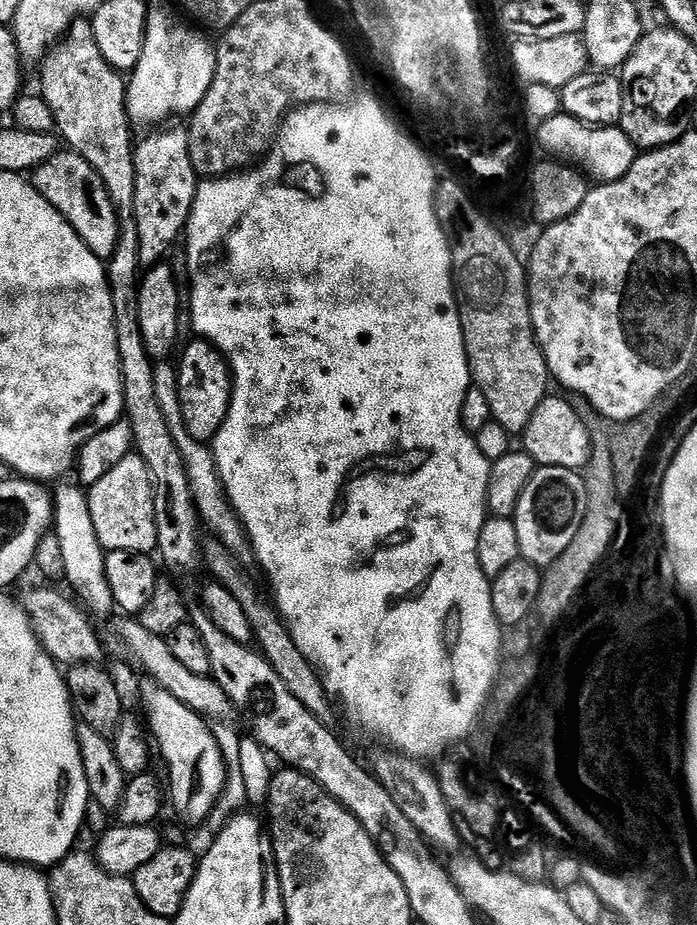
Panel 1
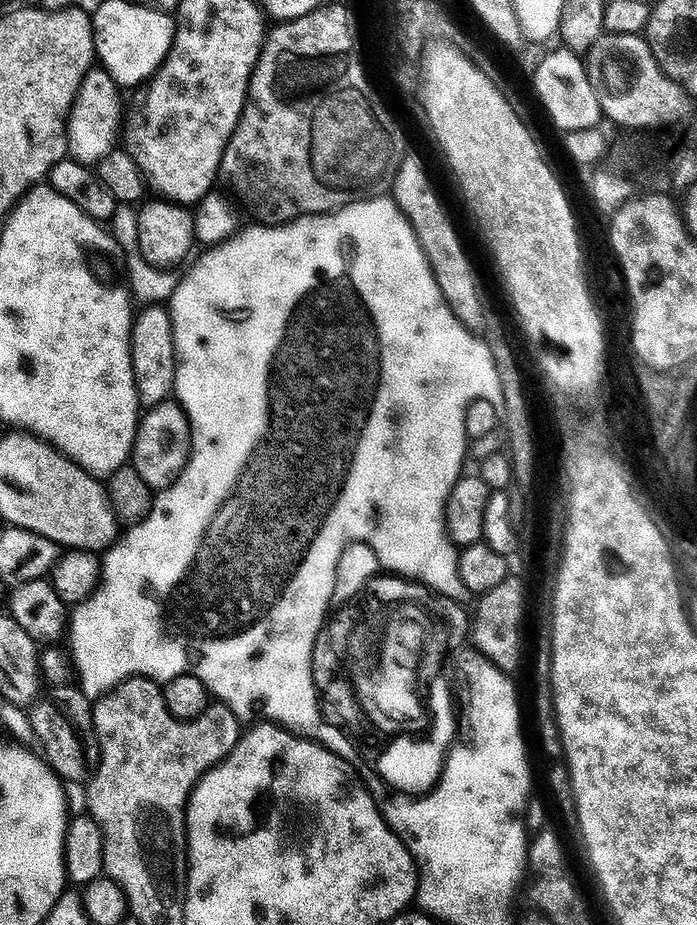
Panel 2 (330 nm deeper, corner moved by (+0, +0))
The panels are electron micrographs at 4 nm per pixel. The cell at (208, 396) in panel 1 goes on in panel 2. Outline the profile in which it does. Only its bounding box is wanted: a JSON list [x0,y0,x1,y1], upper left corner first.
[130,398,192,490]

